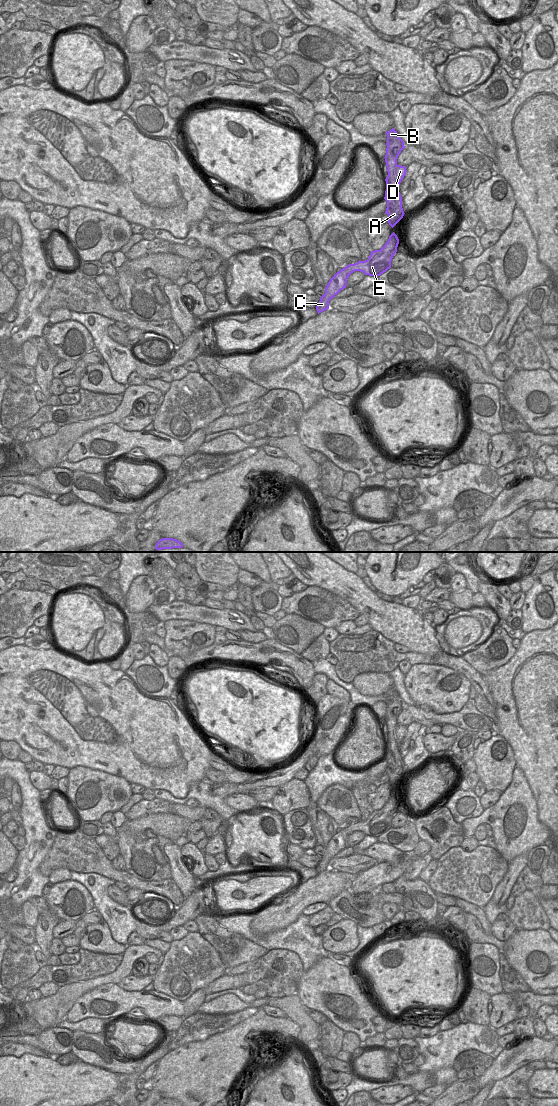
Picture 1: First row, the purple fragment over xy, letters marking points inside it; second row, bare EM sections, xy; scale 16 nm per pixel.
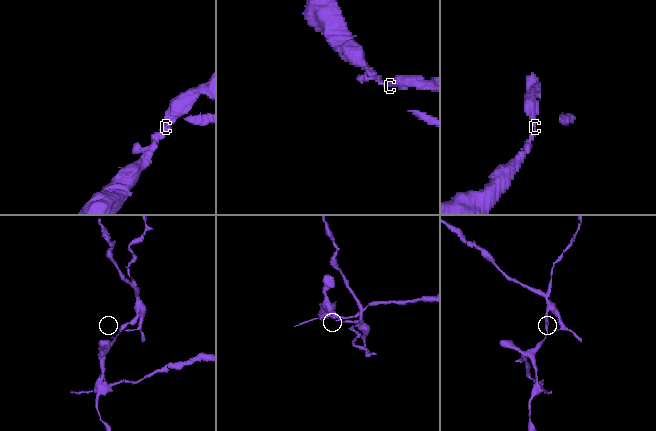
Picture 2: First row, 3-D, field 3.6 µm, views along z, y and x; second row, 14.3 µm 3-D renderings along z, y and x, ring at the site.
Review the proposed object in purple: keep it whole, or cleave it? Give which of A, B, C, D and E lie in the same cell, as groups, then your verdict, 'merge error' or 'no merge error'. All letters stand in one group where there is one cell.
A B C E / D; merge error

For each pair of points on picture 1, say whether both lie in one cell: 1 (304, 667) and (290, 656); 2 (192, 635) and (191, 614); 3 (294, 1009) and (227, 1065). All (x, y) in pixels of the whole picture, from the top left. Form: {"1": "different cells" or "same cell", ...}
{"1": "same cell", "2": "different cells", "3": "different cells"}

